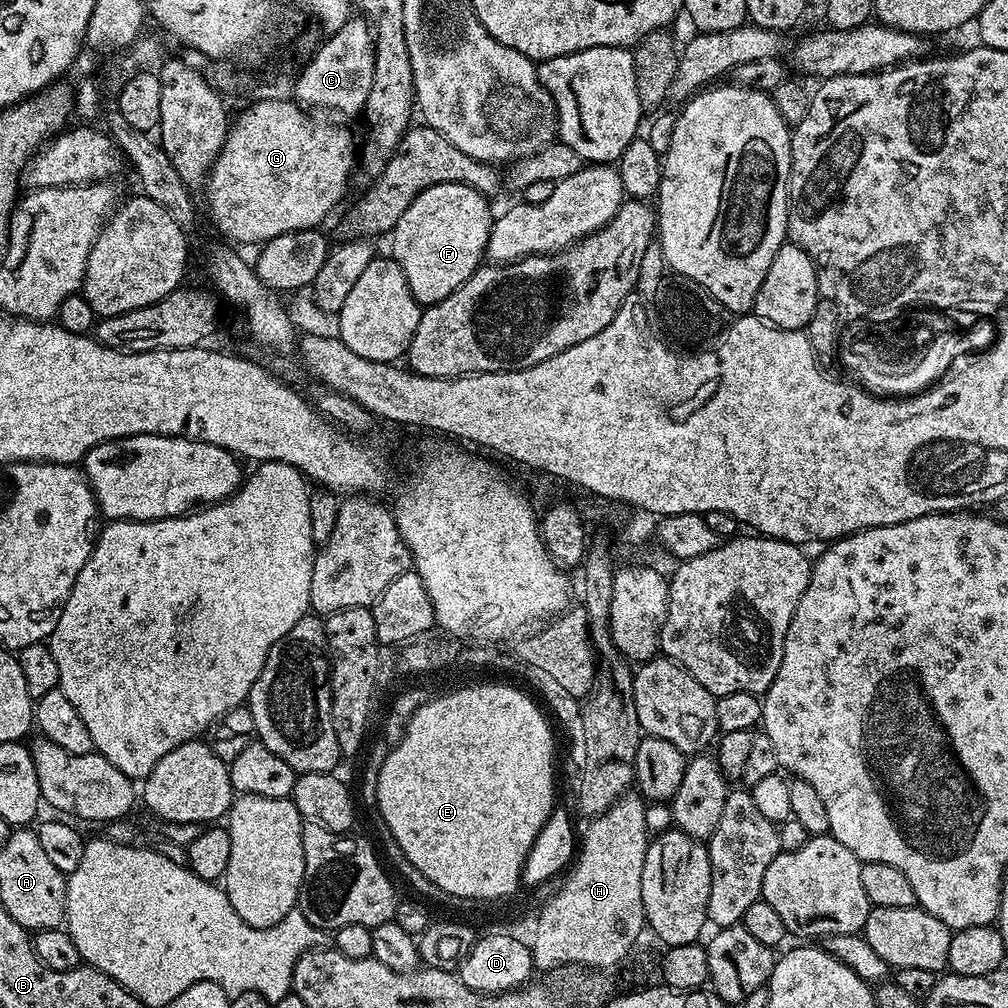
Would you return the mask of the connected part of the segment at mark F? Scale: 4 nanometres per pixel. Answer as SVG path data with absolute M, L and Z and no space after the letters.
M439 184L422 190L422 194L418 194L410 206L406 206L406 214L398 218L390 233L390 256L398 262L398 266L402 266L410 294L414 294L421 306L442 302L442 298L454 294L454 290L458 290L458 286L462 286L462 282L466 282L466 278L473 276L476 269L481 267L488 250L488 235L494 219L494 211L488 204L491 204L489 197L470 186Z

